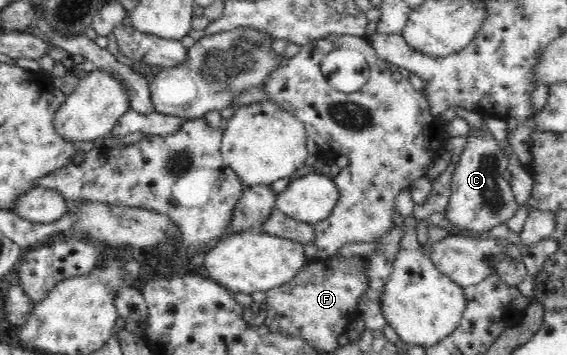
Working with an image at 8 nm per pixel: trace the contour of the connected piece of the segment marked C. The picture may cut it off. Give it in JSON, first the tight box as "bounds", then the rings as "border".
{"bounds":[444,128,520,236],"border":[[[484,128],[479,134],[474,134],[471,130],[468,133],[467,144],[459,155],[460,160],[456,163],[452,176],[451,196],[444,211],[445,217],[454,228],[462,231],[468,229],[486,236],[486,231],[506,223],[516,215],[520,204],[516,201],[509,181],[502,178],[509,161],[500,147],[488,128]]]}

